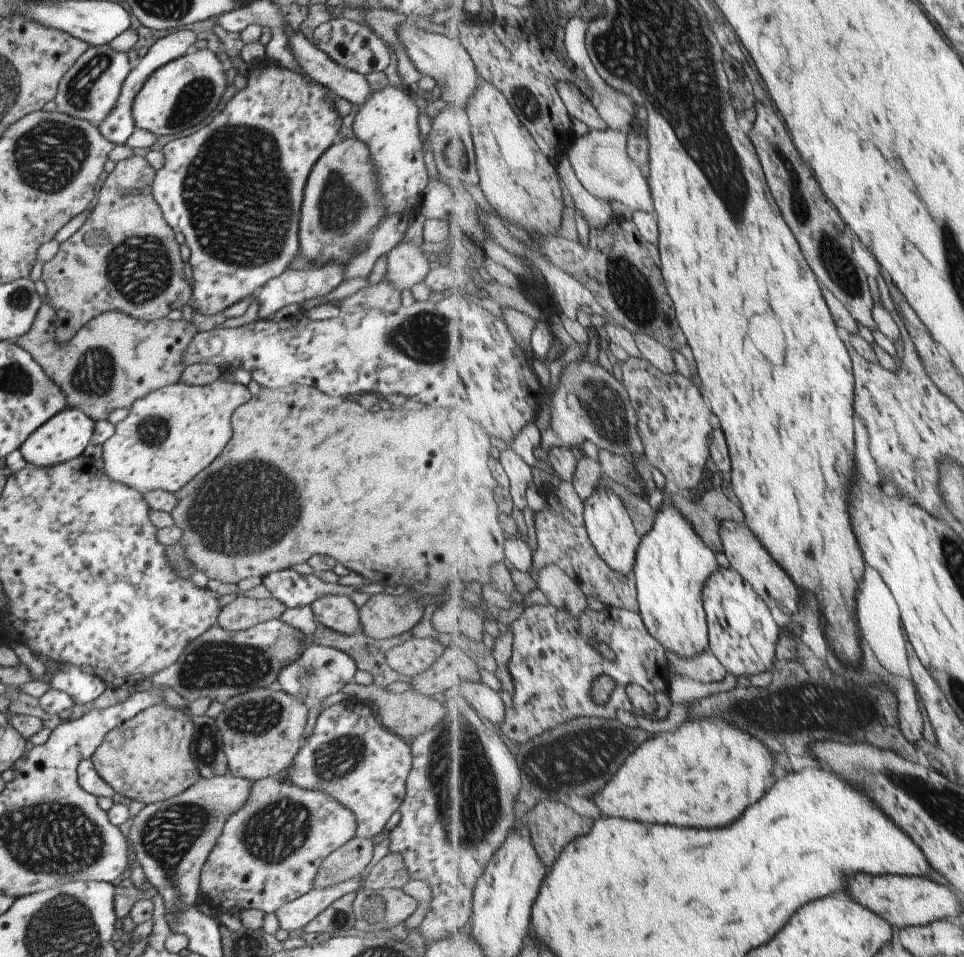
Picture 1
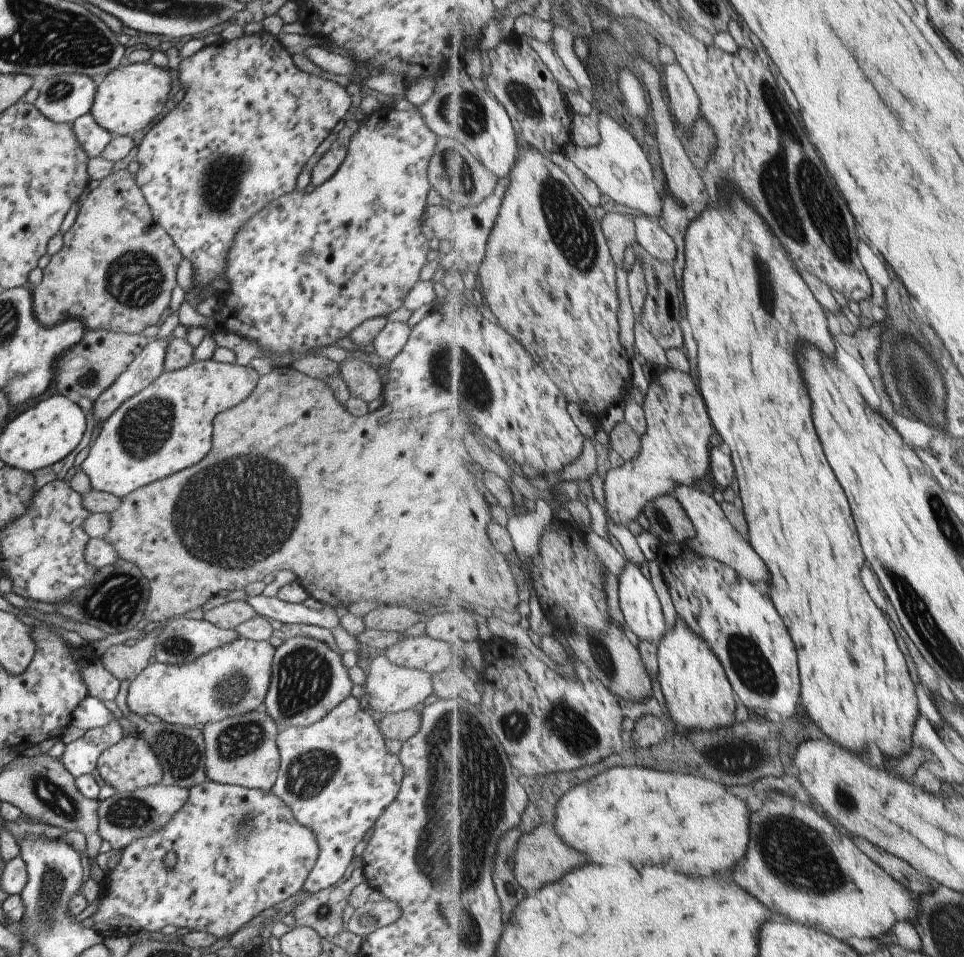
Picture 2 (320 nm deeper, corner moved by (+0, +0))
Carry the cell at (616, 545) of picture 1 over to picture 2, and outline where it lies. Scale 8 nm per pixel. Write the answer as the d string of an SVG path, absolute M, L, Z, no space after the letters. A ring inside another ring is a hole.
M628 561L619 580L619 598L626 624L639 640L659 646L668 629L651 580Z

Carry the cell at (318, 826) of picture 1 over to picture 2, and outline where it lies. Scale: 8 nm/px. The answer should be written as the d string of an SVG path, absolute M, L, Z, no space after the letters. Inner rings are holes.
M205 779L201 784L192 786L188 789L188 797L184 805L171 815L171 818L155 832L150 835L139 837L131 840L119 852L116 852L118 861L115 866L105 874L102 879L103 892L98 901L97 909L90 916L93 921L90 926L95 932L98 932L102 937L118 937L127 936L127 934L137 933L140 930L158 931L163 926L177 926L177 928L187 928L187 930L195 930L199 932L207 932L215 938L232 935L235 931L243 928L249 920L261 914L262 910L267 910L283 900L287 900L289 896L302 890L302 886L306 876L310 873L311 867L314 866L318 846L312 833L309 829L301 826L291 814L289 806L282 800L279 800L270 792L258 791L257 789L248 789L239 785L225 785ZM167 852L175 854L175 862L171 868L166 868L163 865L163 858Z

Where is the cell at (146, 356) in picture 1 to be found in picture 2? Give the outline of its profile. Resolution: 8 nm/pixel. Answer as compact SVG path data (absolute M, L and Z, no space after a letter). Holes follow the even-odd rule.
M85 331L79 342L55 358L53 377L58 394L71 399L85 396L94 401L129 366L148 340L141 334Z

